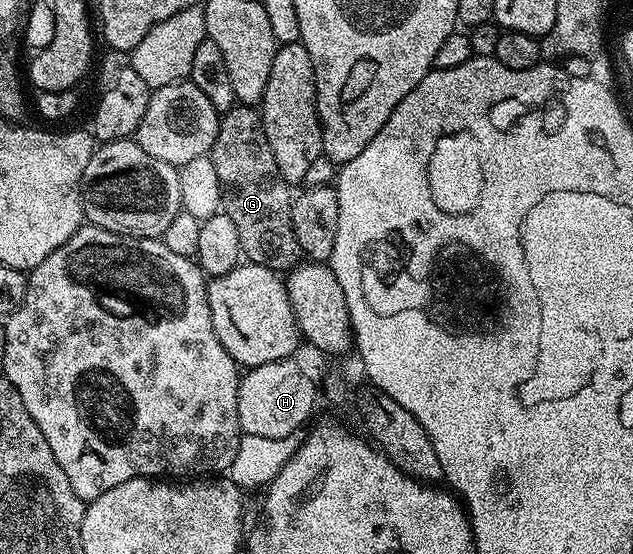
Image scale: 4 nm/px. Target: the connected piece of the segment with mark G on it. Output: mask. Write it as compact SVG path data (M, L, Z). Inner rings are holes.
M236 106L222 113L217 138L209 155L213 162L213 170L217 170L217 182L223 195L221 208L237 230L242 255L250 263L272 268L274 272L280 274L290 272L292 268L298 266L305 255L297 240L297 234L291 228L293 188L287 183L281 170L277 170L277 158L273 158L273 150L269 150L269 138L265 138L262 115L251 106Z

